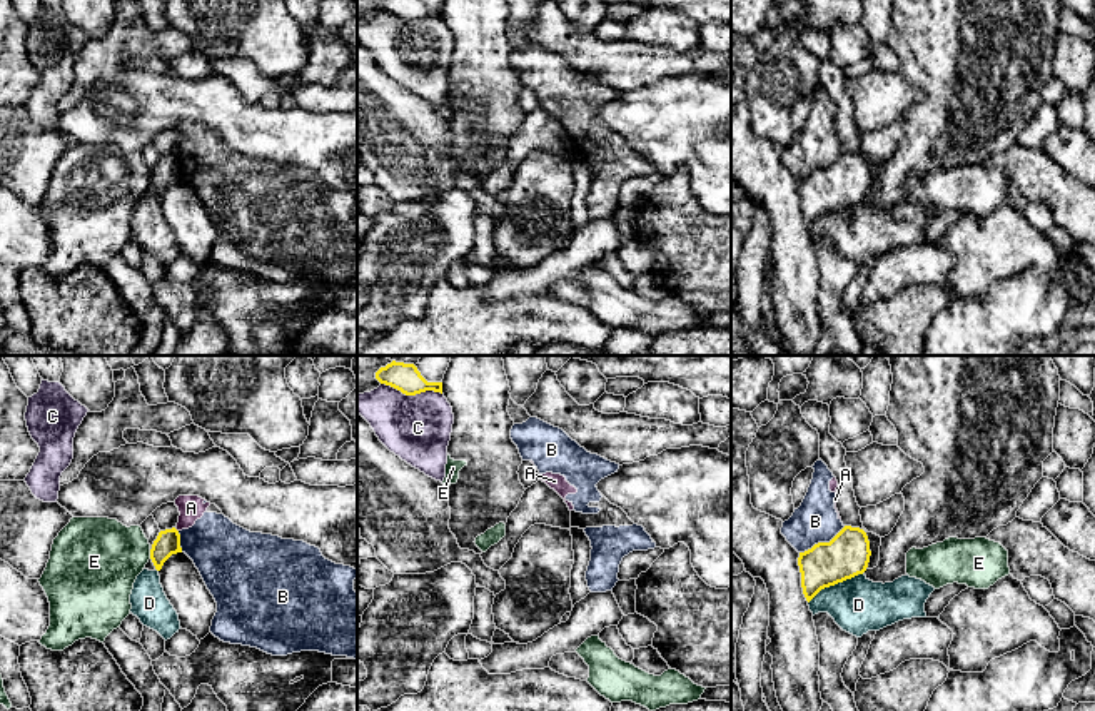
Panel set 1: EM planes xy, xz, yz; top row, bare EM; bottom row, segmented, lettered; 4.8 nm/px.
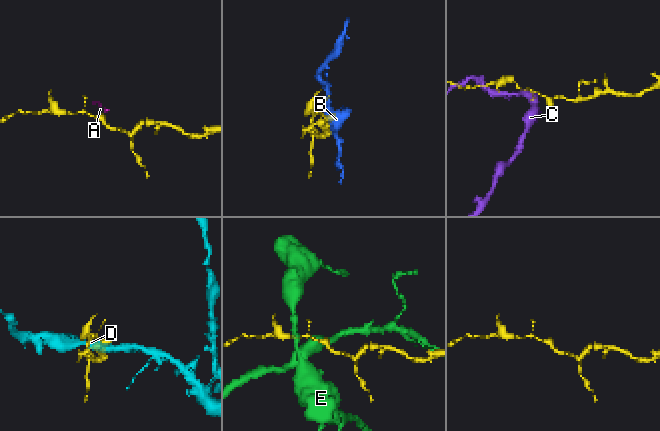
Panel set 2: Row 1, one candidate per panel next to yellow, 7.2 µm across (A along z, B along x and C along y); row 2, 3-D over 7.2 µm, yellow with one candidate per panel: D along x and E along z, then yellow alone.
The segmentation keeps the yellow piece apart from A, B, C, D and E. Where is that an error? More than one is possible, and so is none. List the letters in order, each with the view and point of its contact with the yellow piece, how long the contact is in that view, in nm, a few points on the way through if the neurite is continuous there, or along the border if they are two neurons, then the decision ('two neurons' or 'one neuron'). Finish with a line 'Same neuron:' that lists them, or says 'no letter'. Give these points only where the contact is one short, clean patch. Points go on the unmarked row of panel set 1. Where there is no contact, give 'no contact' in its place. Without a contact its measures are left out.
A: xy (176, 156) | 30 nm | along xy (174, 154), (177, 157) | two neurons
B: yz (822, 169) | 260 nm | two neurons
C: xz (411, 20) | 300 nm | two neurons
D: yz (835, 209) | 320 nm | two neurons
E: xy (151, 181) | 50 nm | two neurons
Same neuron: no letter

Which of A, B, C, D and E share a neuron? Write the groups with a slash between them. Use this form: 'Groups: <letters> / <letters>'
Groups: A B / C / D / E

